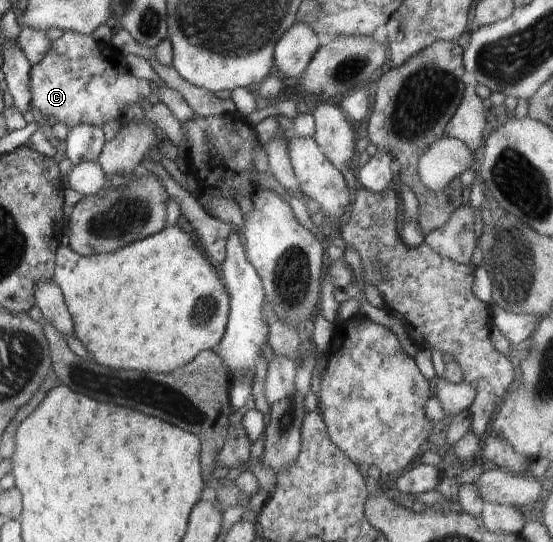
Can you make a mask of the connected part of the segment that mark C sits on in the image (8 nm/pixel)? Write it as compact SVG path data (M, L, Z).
M66 31L60 38L54 40L50 51L31 66L31 98L34 109L40 111L47 122L61 121L68 128L79 123L99 125L120 118L121 108L126 104L141 104L140 100L156 90L156 85L146 80L135 78L130 72L125 55L111 43L94 40L92 35L82 35L75 31Z

